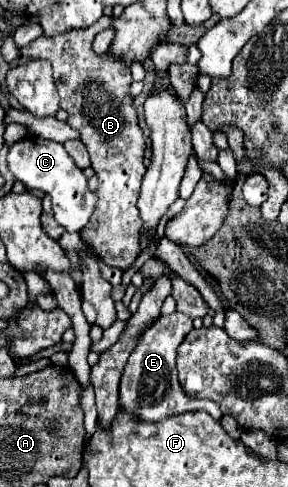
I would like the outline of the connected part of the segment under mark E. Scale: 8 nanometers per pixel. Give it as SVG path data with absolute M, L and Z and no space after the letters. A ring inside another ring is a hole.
M174 313L174 315L162 315L150 329L144 331L138 347L132 351L122 381L120 381L120 407L140 419L146 421L158 421L164 417L172 417L178 413L188 411L208 411L216 421L222 417L222 411L218 403L210 399L192 399L184 393L184 389L178 383L178 371L176 371L176 349L184 341L184 337L192 331L192 317ZM164 385L162 391L158 387Z

